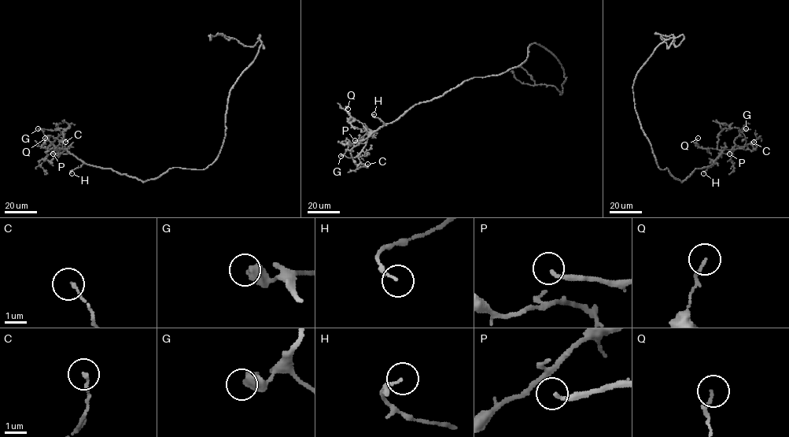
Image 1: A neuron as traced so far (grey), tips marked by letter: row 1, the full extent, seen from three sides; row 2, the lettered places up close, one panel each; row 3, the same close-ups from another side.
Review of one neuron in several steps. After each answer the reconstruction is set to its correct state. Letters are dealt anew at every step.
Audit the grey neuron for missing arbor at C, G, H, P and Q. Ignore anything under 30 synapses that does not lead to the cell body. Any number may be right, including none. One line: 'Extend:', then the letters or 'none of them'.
Extend: G, P

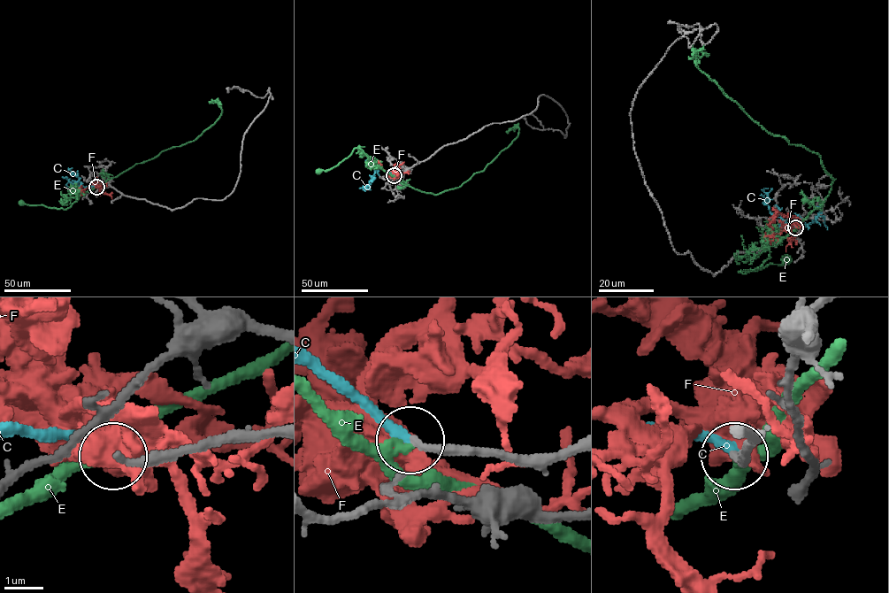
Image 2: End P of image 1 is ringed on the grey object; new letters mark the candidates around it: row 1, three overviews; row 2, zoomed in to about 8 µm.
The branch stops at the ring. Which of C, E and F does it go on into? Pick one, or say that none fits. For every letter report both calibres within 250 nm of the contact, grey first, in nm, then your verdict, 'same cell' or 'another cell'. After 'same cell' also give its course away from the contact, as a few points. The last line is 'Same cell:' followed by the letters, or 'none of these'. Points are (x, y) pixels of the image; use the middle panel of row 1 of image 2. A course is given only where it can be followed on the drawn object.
C: 220/280 nm | same cell | via (394, 175), (379, 168), (374, 179), (364, 189), (365, 191)
E: 240/220 nm | another cell
F: 280/500 nm | another cell
Same cell: C

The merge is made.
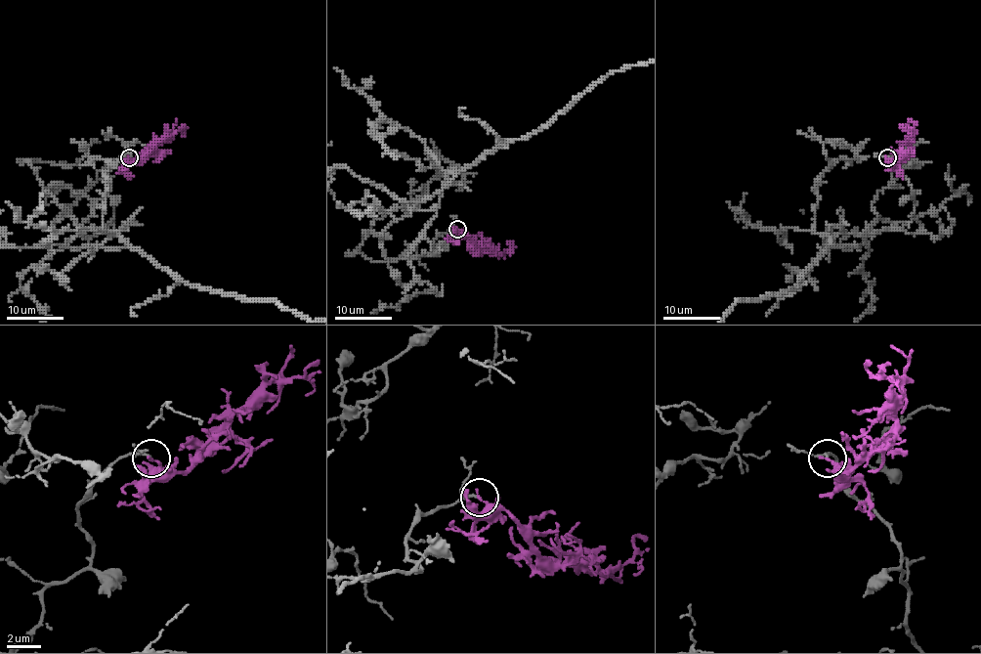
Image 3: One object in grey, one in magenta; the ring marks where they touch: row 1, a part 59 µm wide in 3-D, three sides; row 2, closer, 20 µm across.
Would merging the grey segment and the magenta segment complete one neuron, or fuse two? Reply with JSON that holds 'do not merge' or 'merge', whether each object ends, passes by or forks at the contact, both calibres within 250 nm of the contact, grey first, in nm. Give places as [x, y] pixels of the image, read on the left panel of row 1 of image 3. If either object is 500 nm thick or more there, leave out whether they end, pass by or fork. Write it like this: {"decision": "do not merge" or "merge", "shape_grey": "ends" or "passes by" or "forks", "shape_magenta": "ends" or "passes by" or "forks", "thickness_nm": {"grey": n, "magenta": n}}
{"decision": "do not merge", "shape_grey": "passes by", "shape_magenta": "ends", "thickness_nm": {"grey": 100, "magenta": 200}}

